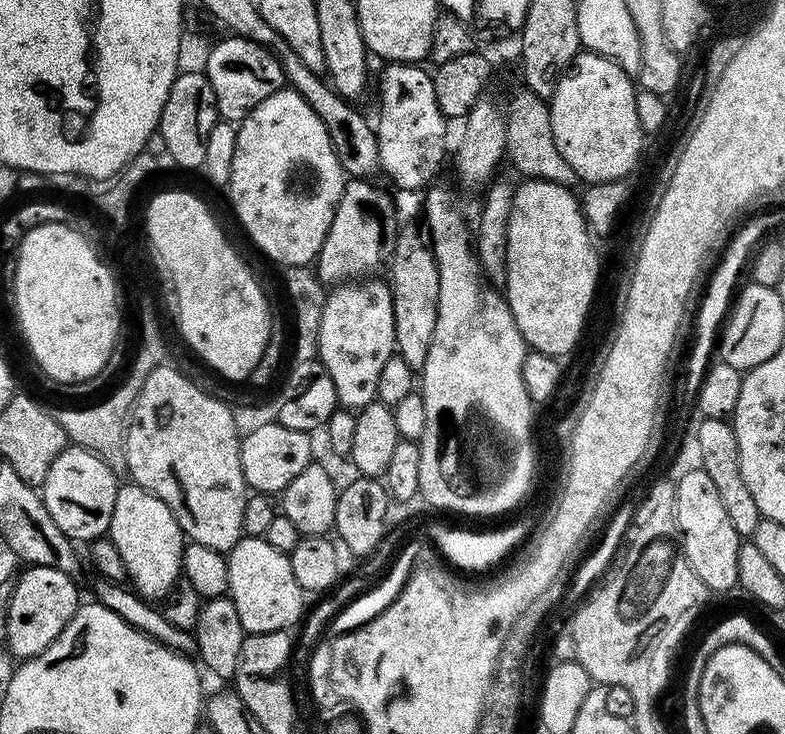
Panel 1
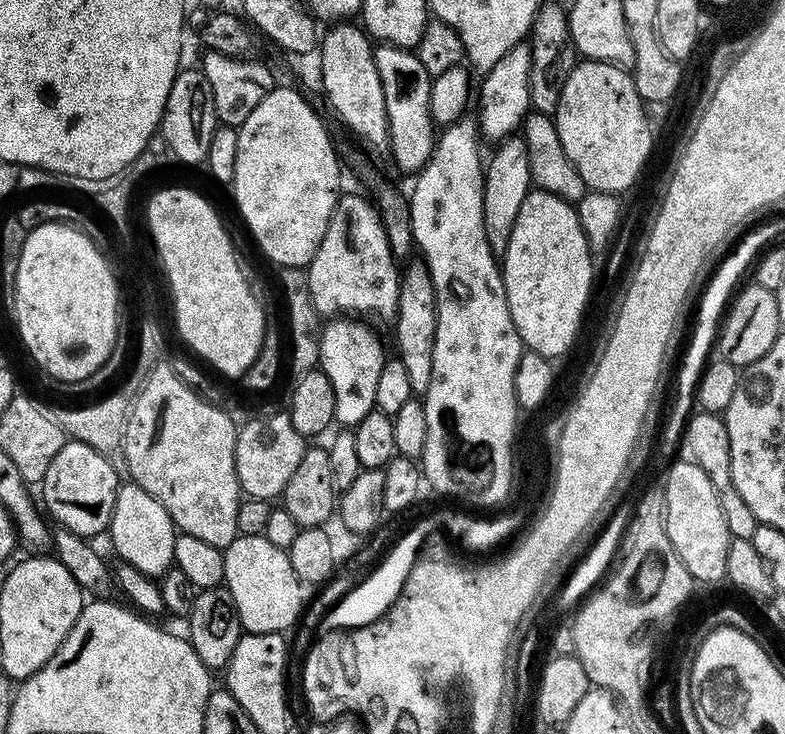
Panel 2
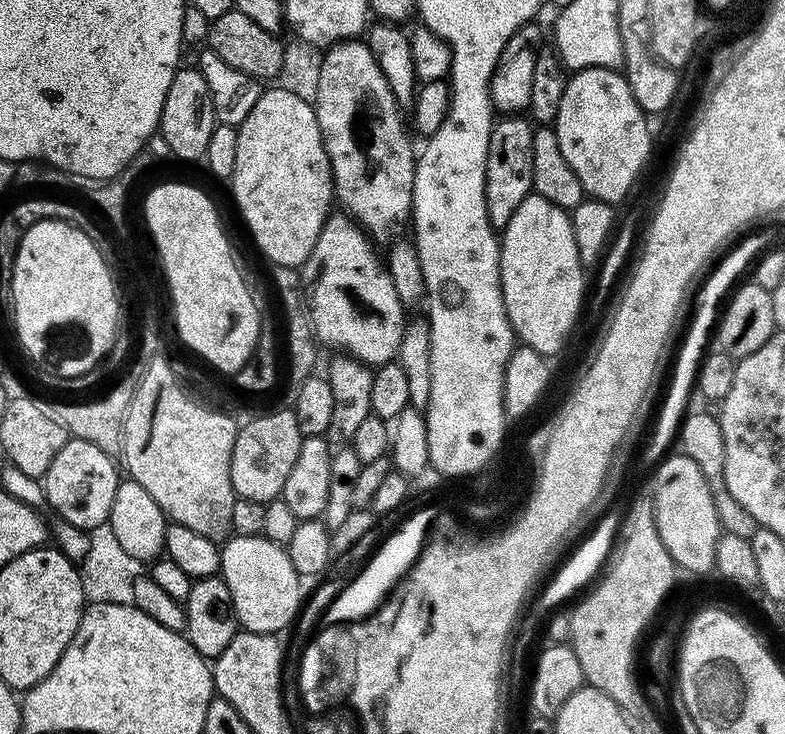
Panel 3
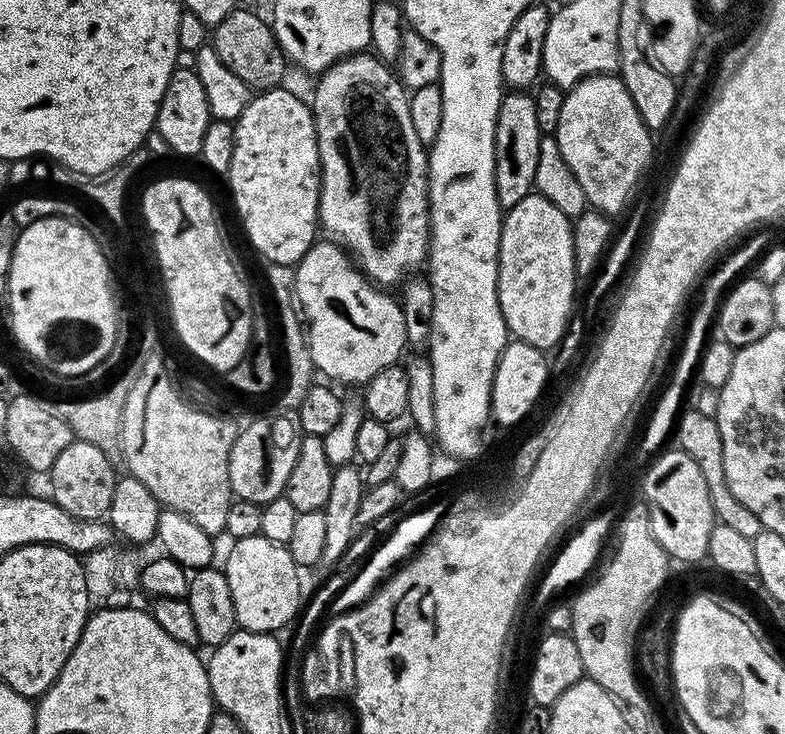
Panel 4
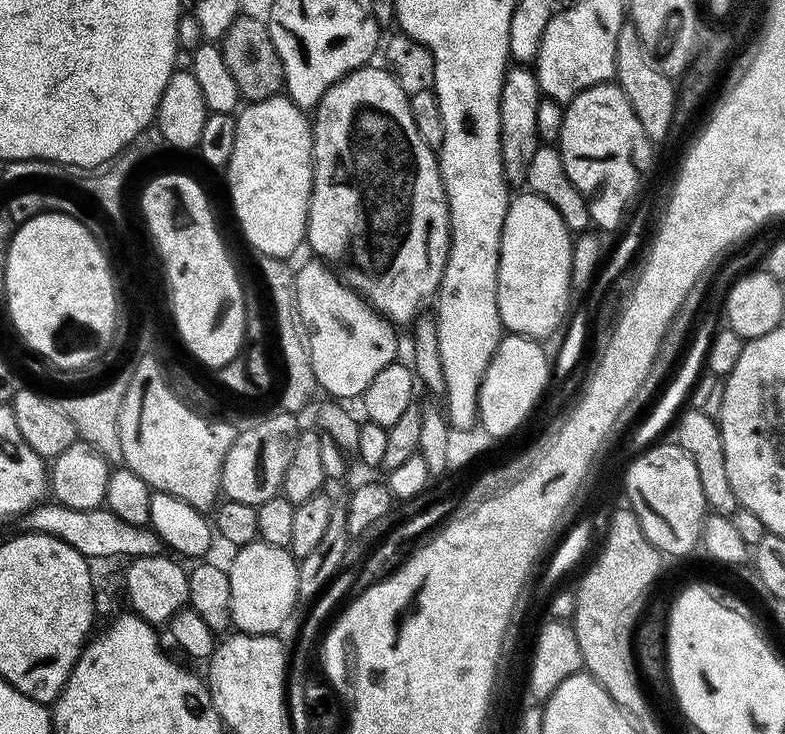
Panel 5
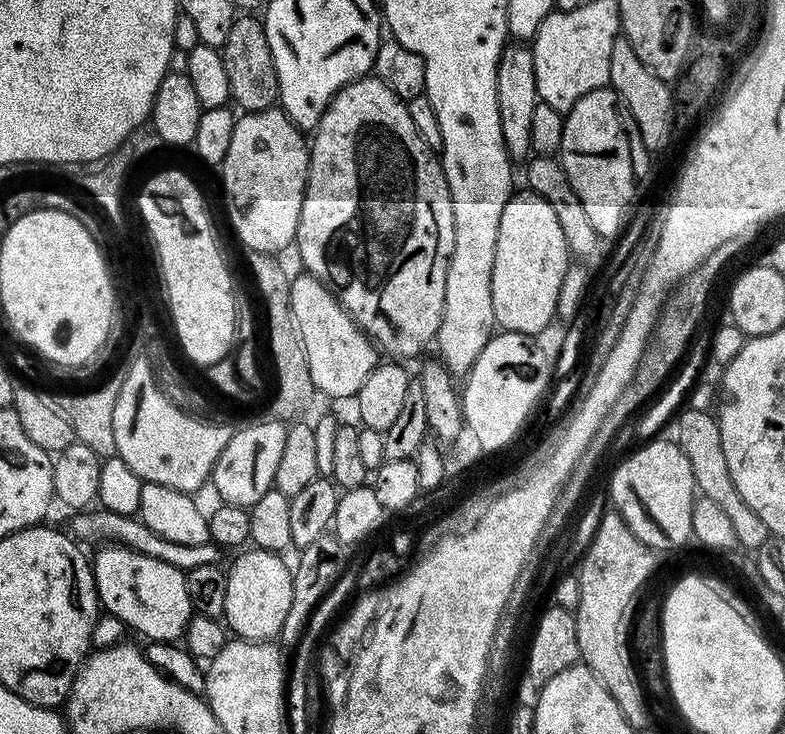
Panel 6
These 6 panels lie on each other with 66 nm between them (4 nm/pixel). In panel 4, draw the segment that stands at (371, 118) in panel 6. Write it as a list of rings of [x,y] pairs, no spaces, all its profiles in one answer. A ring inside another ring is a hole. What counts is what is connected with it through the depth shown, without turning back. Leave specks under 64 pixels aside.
[[[357,54],[354,56],[346,56],[344,59],[340,60],[336,64],[331,64],[327,70],[322,73],[319,73],[318,79],[315,81],[314,92],[314,100],[310,105],[312,110],[312,117],[314,118],[314,122],[316,123],[316,137],[318,138],[318,158],[320,159],[320,218],[318,221],[319,227],[321,229],[324,228],[329,237],[335,243],[339,244],[341,248],[344,249],[345,252],[348,253],[349,256],[352,257],[357,268],[360,269],[361,272],[364,273],[365,276],[368,277],[369,280],[372,281],[373,284],[377,286],[392,286],[388,284],[396,284],[399,285],[401,281],[405,278],[411,277],[413,273],[417,271],[416,268],[425,263],[428,259],[428,238],[432,235],[432,227],[428,224],[428,154],[426,151],[426,145],[422,142],[418,142],[418,134],[414,130],[413,124],[410,122],[410,106],[408,105],[409,93],[406,91],[403,84],[400,83],[400,77],[396,75],[395,71],[385,61],[377,58],[372,54]]]

